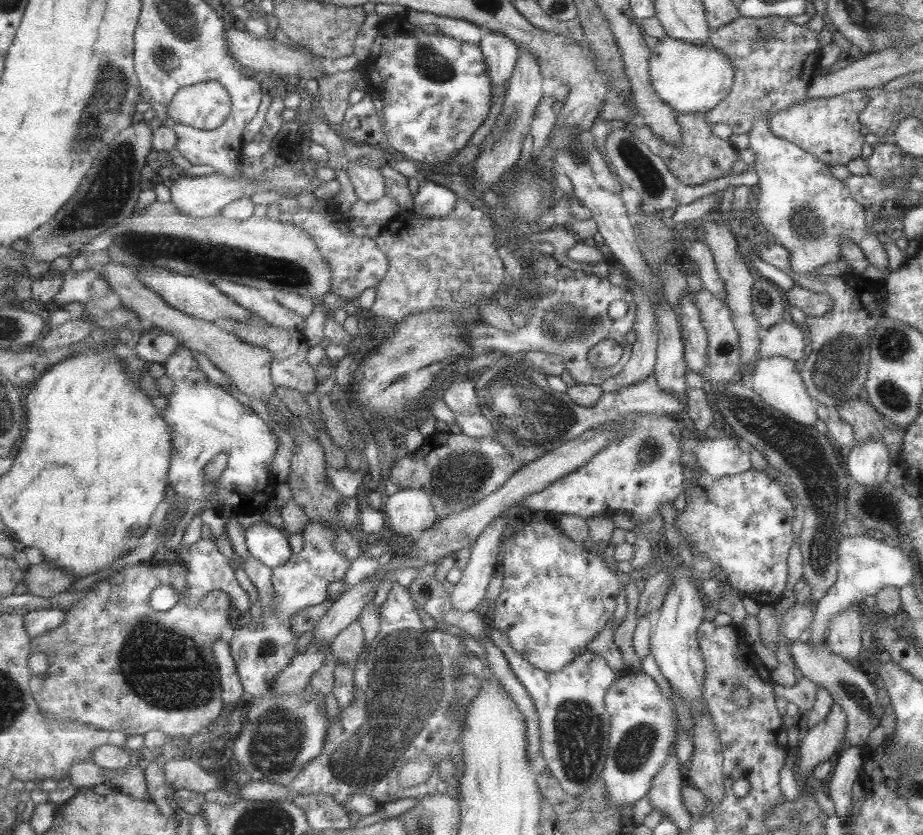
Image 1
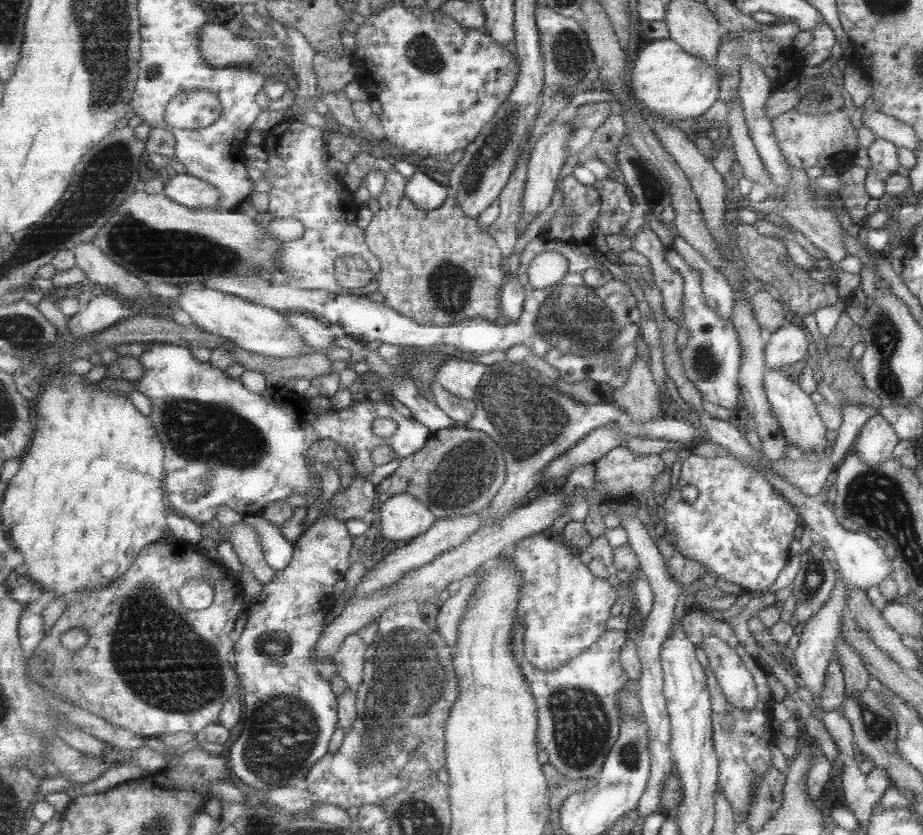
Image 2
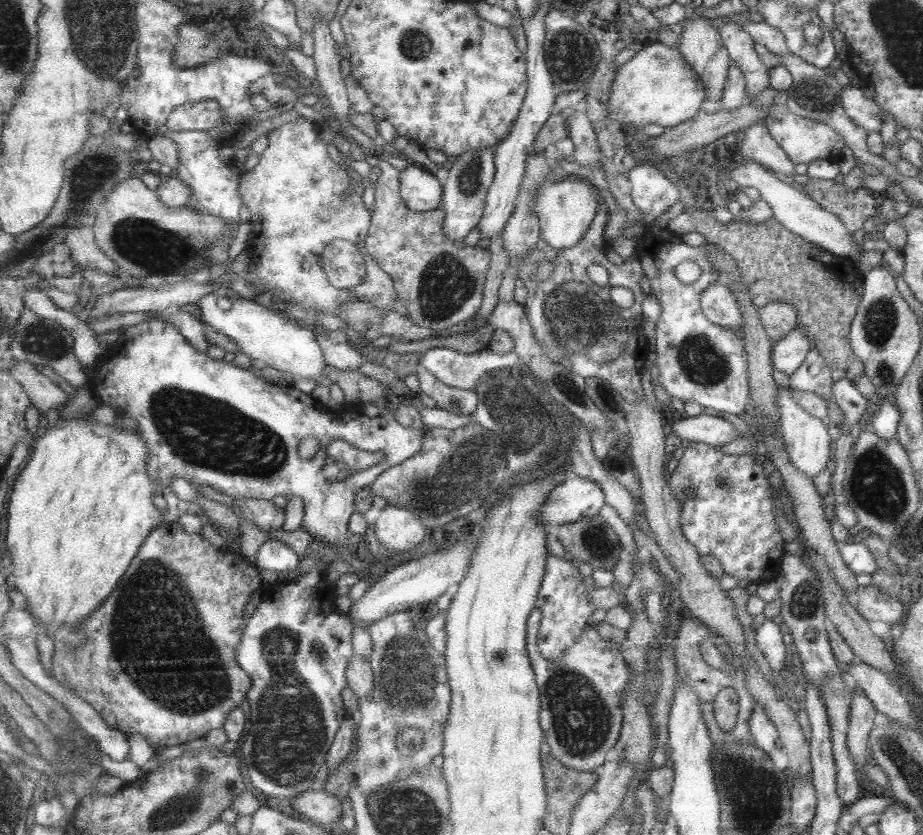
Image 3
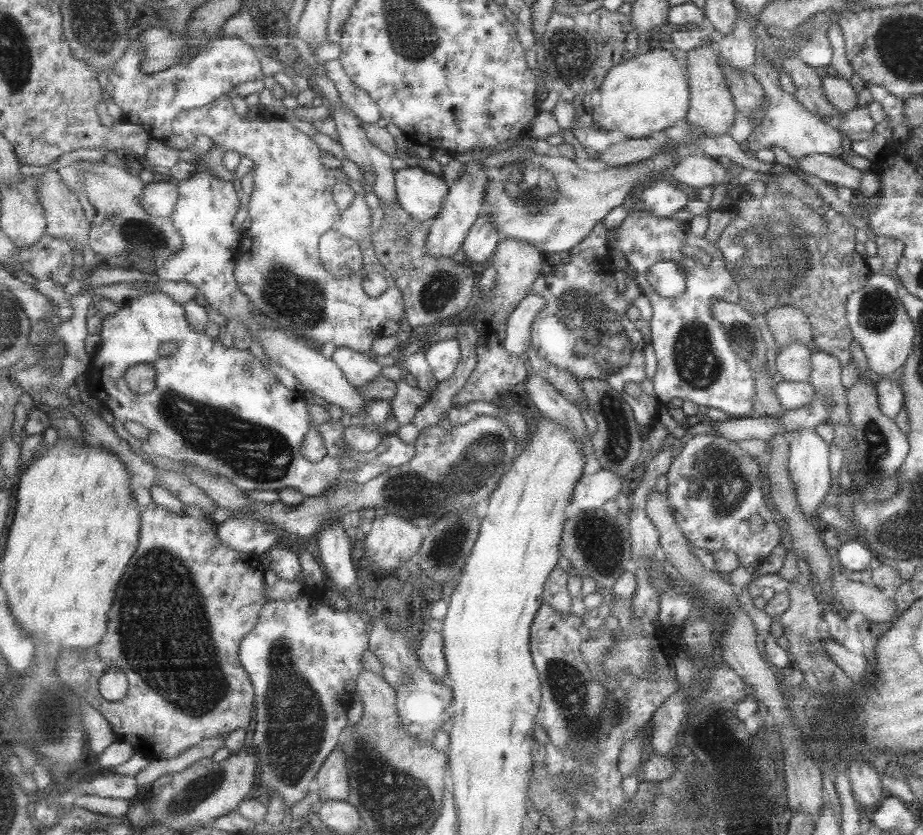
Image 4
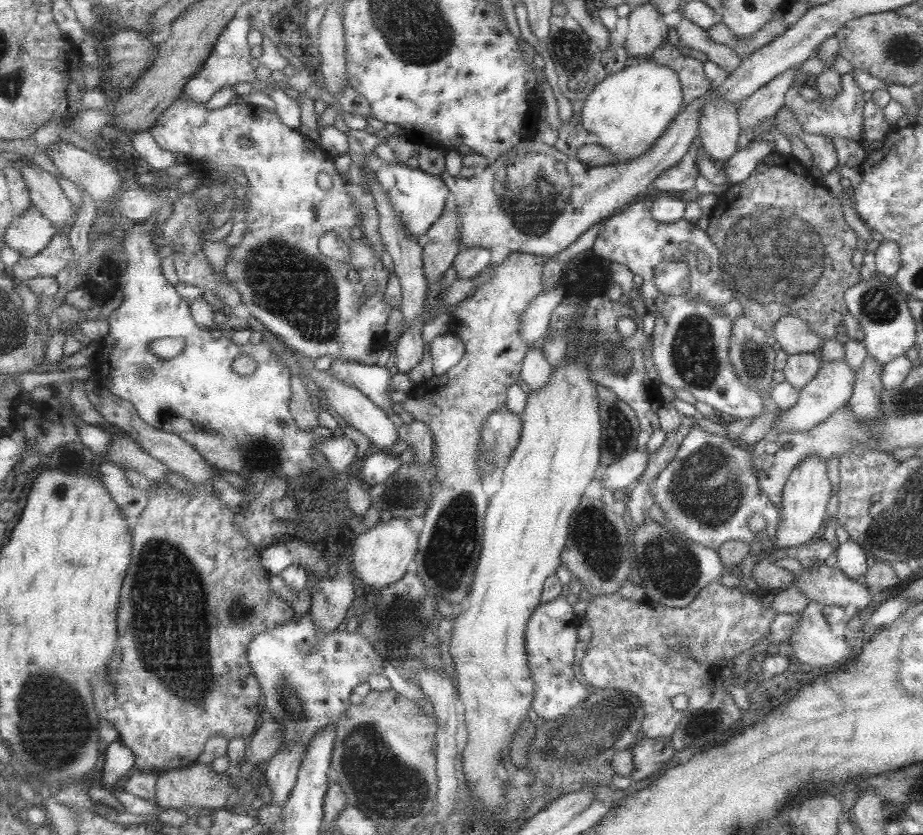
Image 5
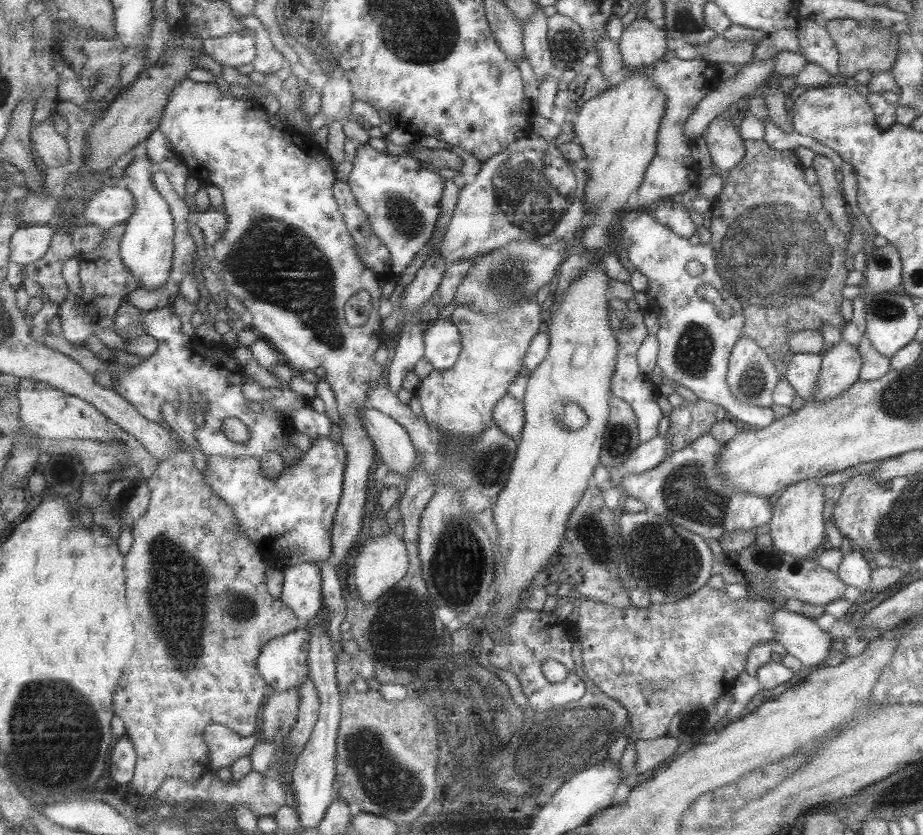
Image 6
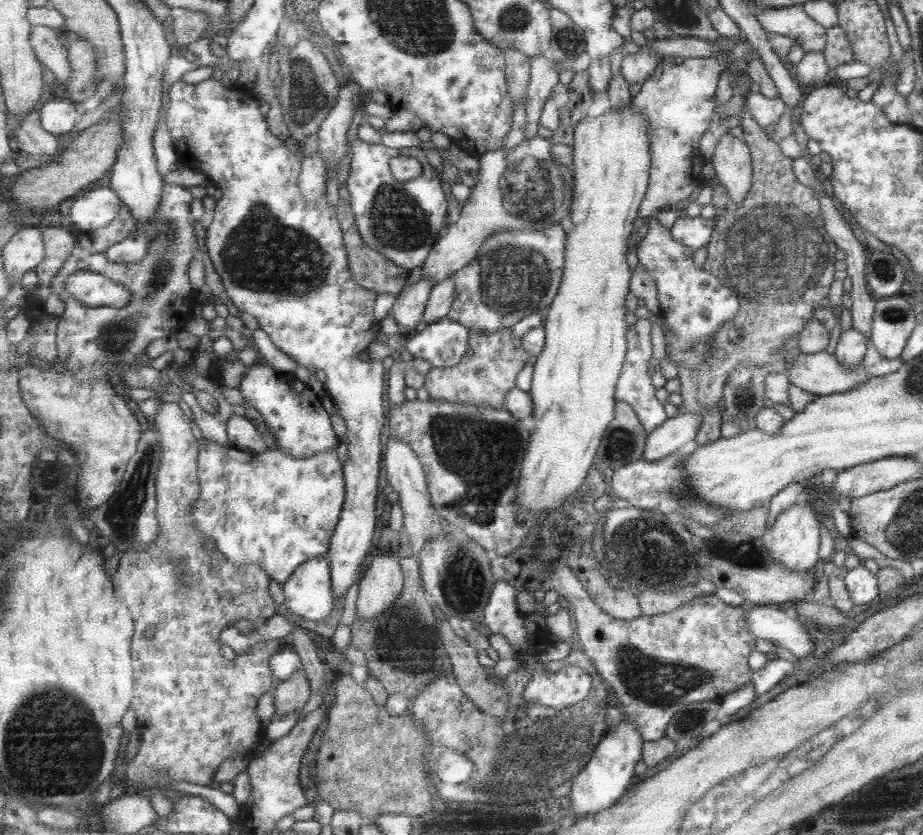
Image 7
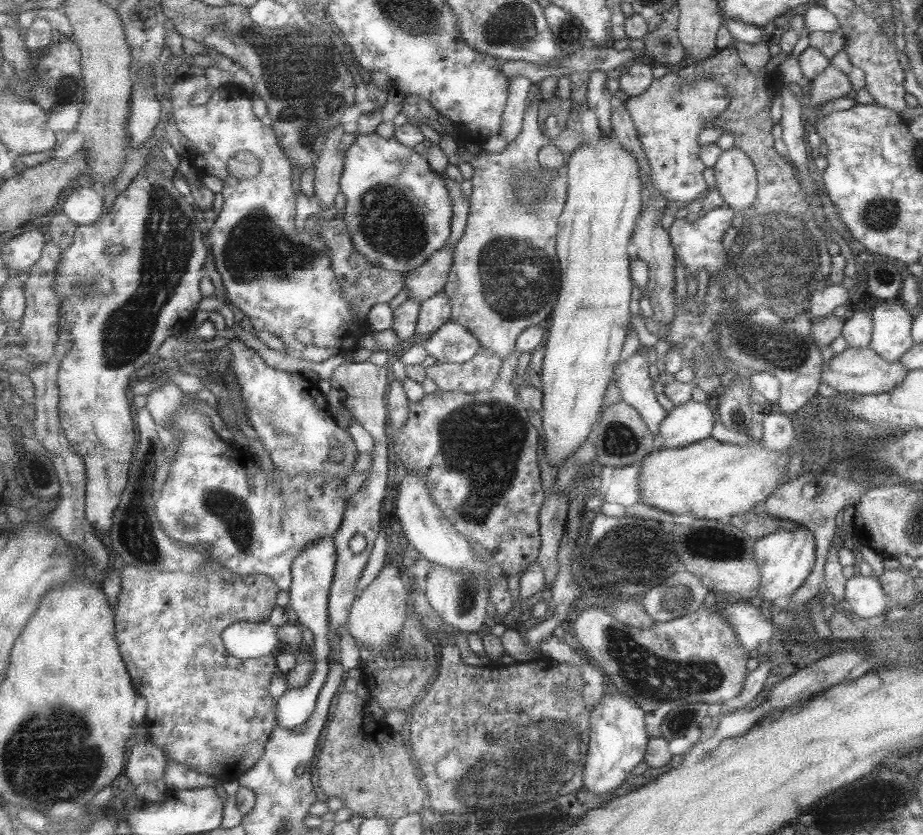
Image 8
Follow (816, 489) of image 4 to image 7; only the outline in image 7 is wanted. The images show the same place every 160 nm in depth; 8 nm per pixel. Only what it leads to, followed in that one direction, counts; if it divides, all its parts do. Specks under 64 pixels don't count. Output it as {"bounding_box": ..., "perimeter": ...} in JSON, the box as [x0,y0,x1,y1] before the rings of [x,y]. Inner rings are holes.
{"bounding_box":[761,499,819,572],"perimeter":[[[799,499],[777,515],[773,525],[761,536],[762,545],[772,559],[782,564],[783,568],[791,572],[806,572],[819,560],[819,525],[818,517],[811,507],[805,500]]]}

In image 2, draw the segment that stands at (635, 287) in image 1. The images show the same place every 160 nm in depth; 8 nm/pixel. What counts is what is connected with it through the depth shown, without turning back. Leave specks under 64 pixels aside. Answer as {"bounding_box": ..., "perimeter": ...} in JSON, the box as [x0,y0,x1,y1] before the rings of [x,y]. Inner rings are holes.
{"bounding_box":[613,356,666,424],"perimeter":[[[636,356],[630,365],[629,381],[621,389],[614,390],[613,402],[619,404],[622,410],[635,424],[644,424],[652,418],[659,418],[666,407],[659,398],[659,388],[650,363],[647,359]]]}

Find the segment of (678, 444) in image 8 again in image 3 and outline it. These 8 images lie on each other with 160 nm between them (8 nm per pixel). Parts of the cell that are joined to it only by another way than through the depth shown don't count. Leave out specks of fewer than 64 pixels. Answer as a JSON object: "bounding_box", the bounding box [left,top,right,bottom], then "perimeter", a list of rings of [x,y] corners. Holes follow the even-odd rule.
{"bounding_box":[540,474,606,526],"perimeter":[[[569,474],[551,492],[540,517],[546,526],[597,516],[606,504],[604,490],[591,479]]]}

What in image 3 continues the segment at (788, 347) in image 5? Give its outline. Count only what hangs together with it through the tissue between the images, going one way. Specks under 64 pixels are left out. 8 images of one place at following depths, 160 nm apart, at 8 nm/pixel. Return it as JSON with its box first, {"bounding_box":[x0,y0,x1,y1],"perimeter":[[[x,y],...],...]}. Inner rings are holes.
{"bounding_box":[758,302,798,344],"perimeter":[[[771,302],[758,307],[758,320],[772,344],[798,328],[795,308],[787,303]]]}

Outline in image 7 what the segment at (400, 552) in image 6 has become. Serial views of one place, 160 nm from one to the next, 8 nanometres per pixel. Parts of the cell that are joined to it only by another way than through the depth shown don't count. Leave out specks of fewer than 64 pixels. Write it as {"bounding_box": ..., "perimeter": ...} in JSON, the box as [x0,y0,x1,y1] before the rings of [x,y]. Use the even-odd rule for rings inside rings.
{"bounding_box":[357,554,406,620],"perimeter":[[[394,554],[372,556],[367,567],[360,581],[357,608],[364,620],[372,620],[399,601],[406,578],[401,559]]]}

